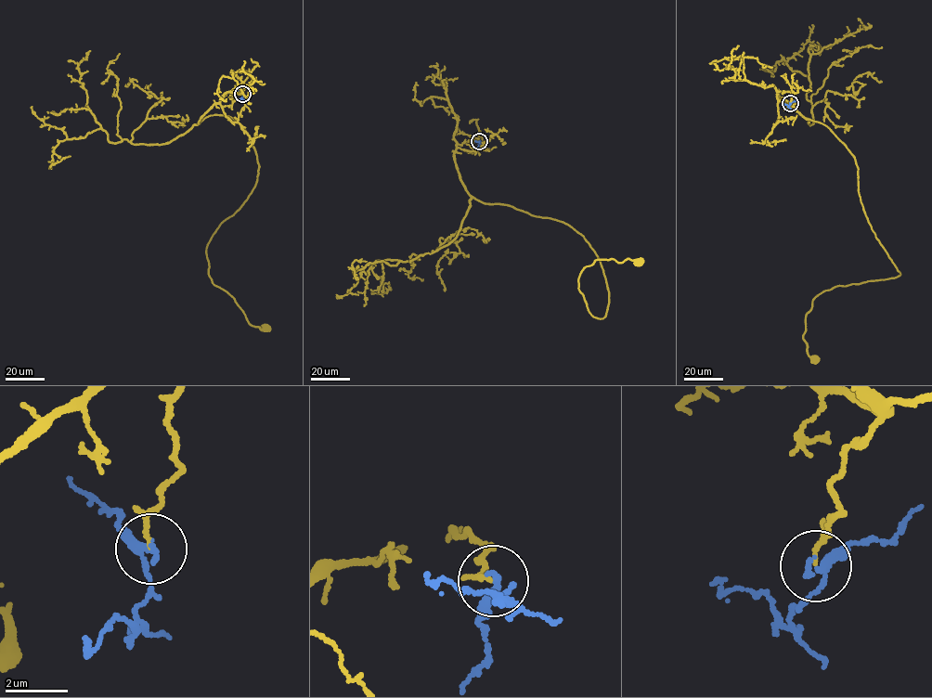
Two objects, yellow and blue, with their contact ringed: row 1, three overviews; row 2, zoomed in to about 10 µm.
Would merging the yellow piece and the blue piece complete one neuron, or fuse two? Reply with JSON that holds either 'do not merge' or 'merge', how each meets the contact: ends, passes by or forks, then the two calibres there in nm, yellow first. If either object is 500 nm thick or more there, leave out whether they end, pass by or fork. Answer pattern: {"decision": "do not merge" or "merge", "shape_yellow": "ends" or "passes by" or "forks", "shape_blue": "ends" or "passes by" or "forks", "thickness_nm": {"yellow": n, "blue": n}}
{"decision": "merge", "shape_yellow": "ends", "shape_blue": "passes by", "thickness_nm": {"yellow": 120, "blue": 200}}

